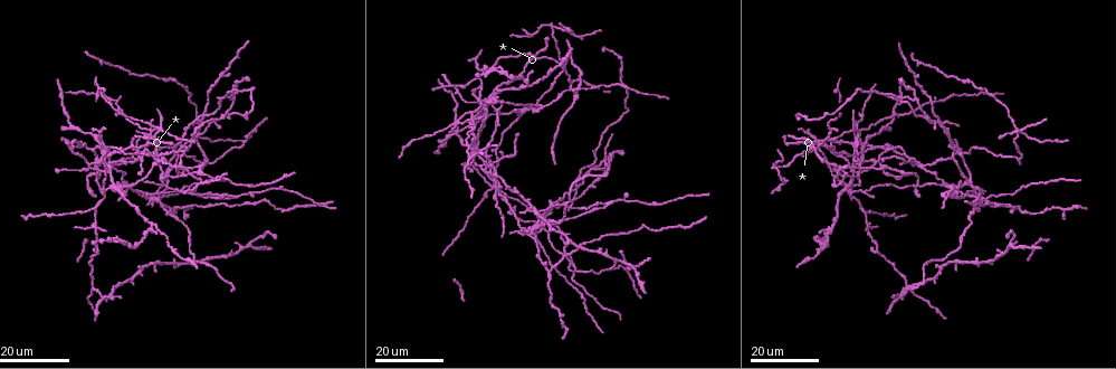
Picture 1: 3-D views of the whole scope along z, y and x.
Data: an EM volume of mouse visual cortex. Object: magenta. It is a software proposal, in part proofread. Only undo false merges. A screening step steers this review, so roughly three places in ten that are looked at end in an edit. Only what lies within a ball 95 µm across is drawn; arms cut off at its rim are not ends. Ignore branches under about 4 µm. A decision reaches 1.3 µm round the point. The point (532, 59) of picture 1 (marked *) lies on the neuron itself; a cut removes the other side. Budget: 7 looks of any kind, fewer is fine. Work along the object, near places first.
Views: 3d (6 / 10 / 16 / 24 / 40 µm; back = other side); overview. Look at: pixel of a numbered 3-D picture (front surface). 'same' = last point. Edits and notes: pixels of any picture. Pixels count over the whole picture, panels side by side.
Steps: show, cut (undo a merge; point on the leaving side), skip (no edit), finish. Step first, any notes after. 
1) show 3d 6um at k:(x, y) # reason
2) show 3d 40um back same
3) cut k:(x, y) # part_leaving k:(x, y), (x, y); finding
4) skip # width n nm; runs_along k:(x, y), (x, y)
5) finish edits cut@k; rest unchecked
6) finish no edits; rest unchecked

show 3d 16um at 1:(107, 146) # branch point

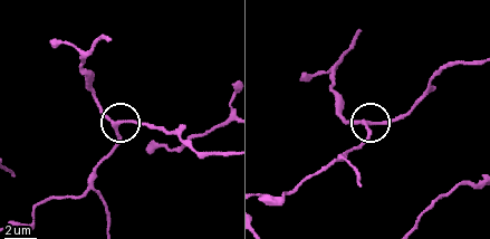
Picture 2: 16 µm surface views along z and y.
show 3d 6um at 2:(116, 124)

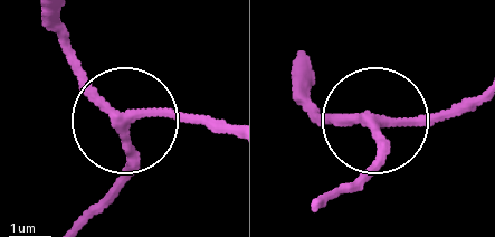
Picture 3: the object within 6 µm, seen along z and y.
skip # side_arm 10 um; runs_along 3:(322, 204), (368, 168), (375, 129), (364, 117), (315, 117); continuous, no second neuron

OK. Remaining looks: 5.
show 3d 16um at 1:(92, 149) # arms part here

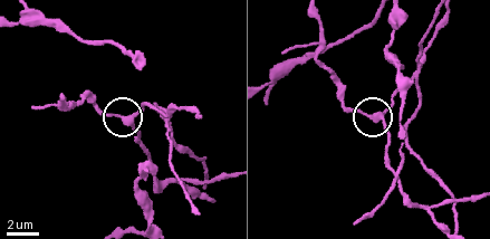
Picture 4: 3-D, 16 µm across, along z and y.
show 3d 10um at 4:(126, 122)

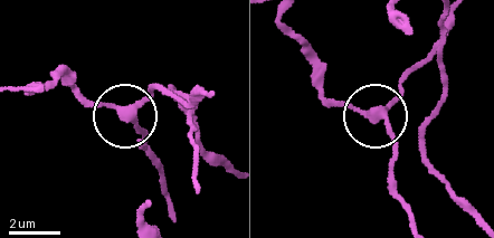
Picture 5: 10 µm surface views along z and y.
skip # side_arm 27 um; arms 3; one neuron here

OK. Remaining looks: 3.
show 3d 16um at 1:(469, 157) # three-way junction

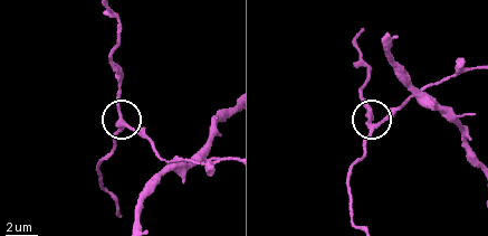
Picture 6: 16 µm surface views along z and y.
show 3d 10um at 6:(125, 125)

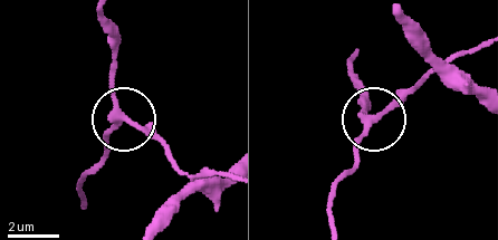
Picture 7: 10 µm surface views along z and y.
skip # arms 3; runs_along 7:(103, 18), (115, 63), (120, 123), (92, 170); one neuron here

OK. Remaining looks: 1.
finish no edits; rest unchecked

